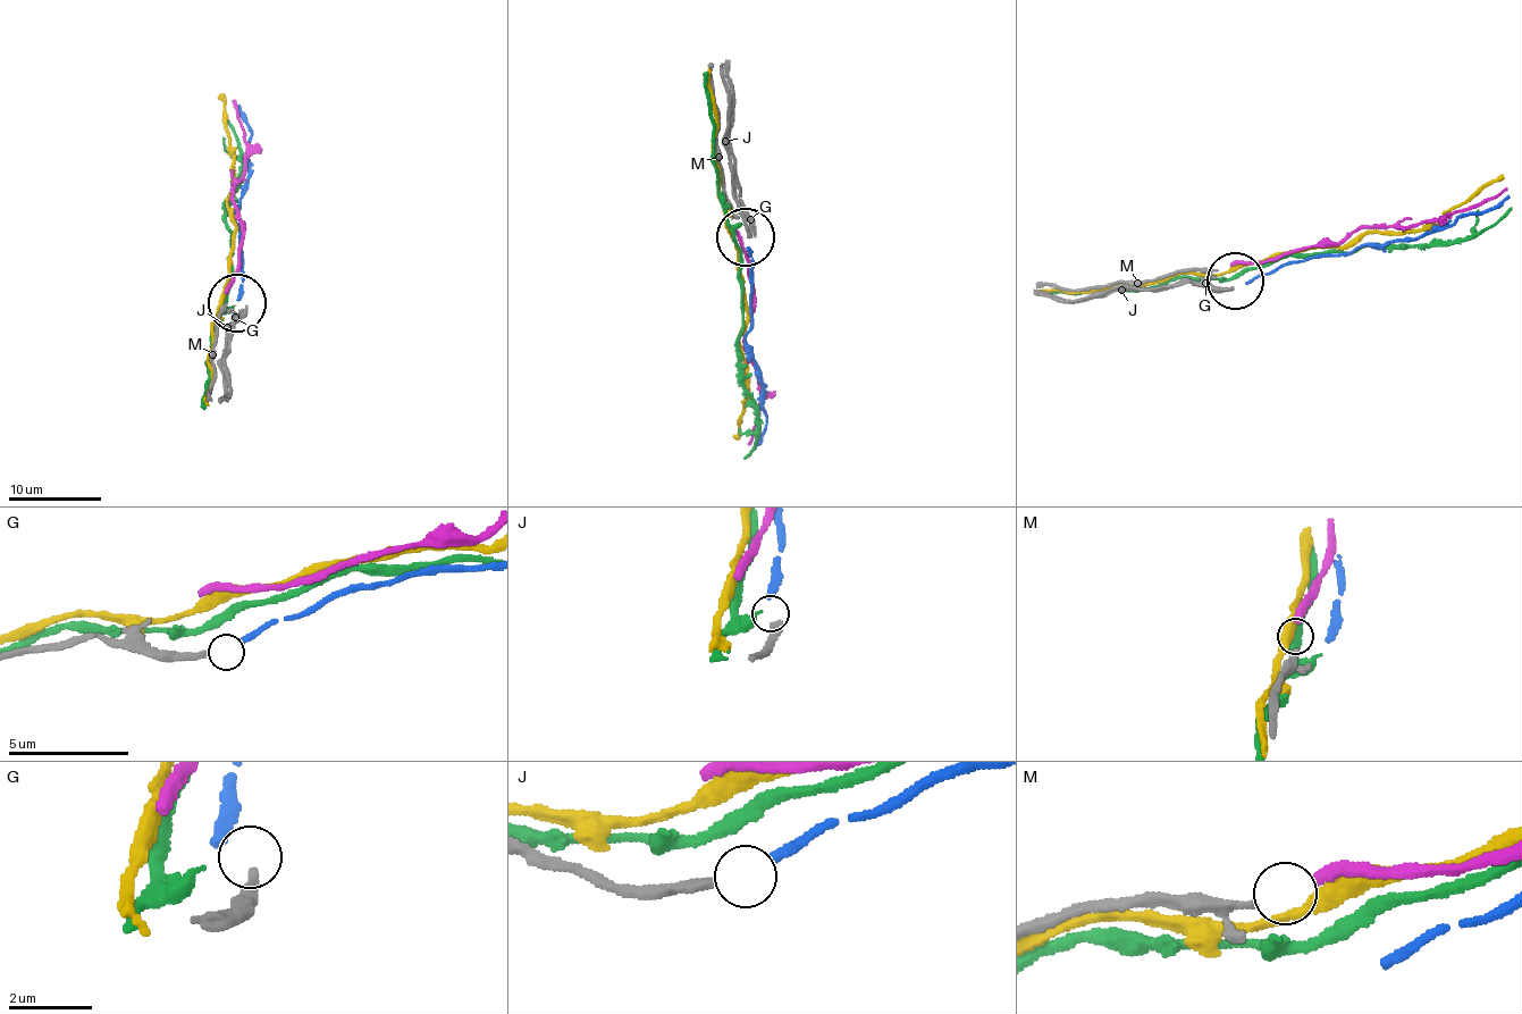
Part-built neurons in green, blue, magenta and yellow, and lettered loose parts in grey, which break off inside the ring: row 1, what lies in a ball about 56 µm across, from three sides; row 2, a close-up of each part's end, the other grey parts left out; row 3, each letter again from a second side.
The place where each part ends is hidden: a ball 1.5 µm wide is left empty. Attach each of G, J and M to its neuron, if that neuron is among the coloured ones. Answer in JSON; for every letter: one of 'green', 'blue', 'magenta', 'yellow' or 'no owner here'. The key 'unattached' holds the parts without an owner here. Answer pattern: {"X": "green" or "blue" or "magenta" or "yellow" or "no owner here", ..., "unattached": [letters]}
{"G": "no owner here", "J": "blue", "M": "magenta", "unattached": ["G"]}

